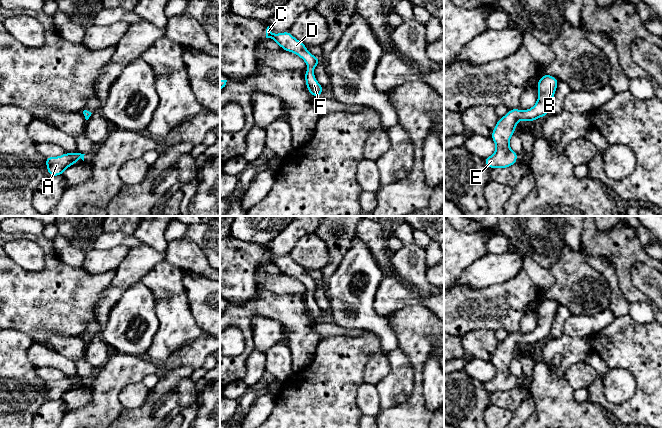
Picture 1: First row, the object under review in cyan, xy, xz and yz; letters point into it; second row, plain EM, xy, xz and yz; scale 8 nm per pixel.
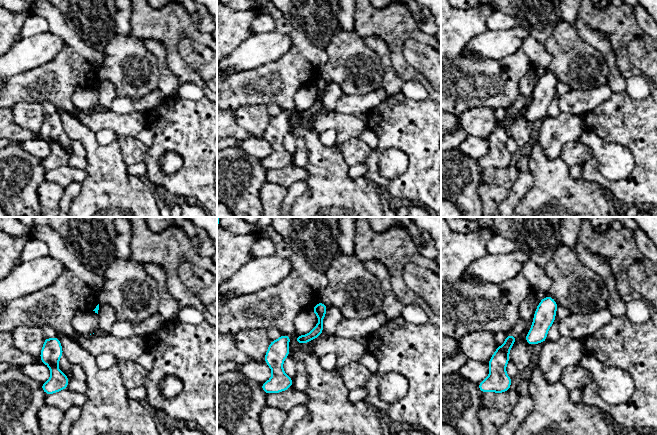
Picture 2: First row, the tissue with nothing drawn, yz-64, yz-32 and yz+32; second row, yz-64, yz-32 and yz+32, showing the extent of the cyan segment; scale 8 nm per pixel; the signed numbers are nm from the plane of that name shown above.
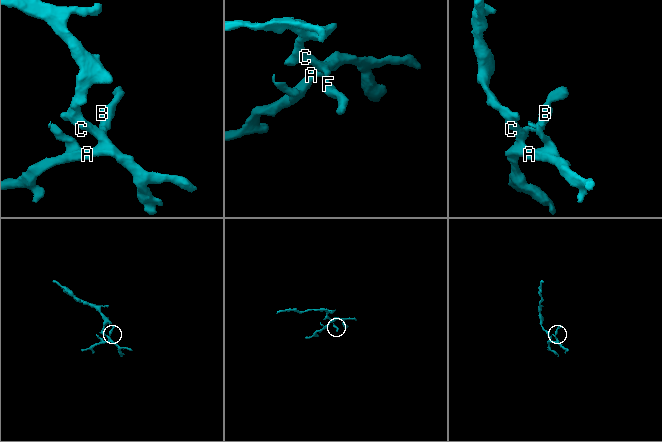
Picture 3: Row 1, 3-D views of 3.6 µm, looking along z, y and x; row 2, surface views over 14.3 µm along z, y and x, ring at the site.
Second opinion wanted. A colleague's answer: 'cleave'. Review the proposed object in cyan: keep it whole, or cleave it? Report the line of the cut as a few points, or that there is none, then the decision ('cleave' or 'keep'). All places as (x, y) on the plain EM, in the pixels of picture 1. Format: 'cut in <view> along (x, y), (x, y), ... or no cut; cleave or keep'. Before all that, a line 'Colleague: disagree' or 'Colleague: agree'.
Colleague: disagree
no cut; keep

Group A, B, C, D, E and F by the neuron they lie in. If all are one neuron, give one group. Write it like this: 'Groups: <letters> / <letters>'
Groups: A B C D E F

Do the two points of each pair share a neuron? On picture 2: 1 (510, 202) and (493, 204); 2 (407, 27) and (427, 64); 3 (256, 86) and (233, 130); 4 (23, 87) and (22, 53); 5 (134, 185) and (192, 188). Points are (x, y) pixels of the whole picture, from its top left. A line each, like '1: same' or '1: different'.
1: different
2: different
3: different
4: different
5: different

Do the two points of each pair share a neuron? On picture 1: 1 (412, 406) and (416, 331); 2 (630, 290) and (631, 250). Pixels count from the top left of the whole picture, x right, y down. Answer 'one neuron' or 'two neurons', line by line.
1: one neuron
2: one neuron

